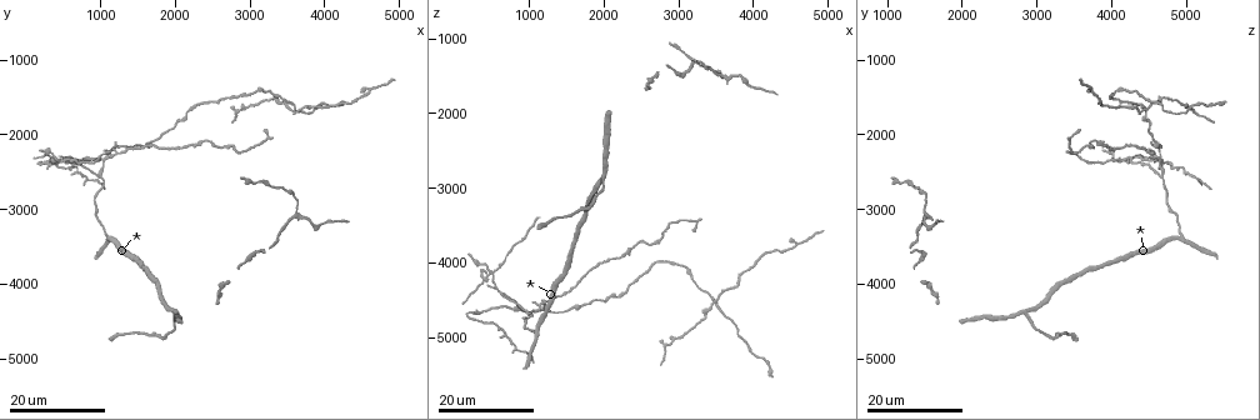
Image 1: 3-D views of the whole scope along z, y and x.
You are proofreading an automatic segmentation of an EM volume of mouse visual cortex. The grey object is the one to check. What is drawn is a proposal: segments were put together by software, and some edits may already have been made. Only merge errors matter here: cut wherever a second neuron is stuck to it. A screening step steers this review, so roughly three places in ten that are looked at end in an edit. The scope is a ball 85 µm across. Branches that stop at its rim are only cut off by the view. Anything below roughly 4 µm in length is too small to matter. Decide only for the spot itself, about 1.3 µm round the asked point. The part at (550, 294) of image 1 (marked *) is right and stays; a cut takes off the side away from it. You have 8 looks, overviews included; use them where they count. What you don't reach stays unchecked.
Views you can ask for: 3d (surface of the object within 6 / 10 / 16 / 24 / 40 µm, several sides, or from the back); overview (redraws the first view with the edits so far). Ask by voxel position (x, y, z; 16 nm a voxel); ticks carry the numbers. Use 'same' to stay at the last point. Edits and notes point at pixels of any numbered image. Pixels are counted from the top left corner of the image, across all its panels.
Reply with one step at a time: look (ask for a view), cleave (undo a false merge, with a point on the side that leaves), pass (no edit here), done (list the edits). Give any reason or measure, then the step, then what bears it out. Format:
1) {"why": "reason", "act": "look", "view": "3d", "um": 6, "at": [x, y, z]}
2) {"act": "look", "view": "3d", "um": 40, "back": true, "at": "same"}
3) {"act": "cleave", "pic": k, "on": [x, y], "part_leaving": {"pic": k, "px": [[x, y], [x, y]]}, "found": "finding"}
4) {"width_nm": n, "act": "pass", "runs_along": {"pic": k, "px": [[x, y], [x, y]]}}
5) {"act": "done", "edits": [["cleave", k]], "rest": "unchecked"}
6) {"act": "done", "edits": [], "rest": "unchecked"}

{"act": "look", "view": "3d", "um": 16, "at": [2000, 4400, 2850]}

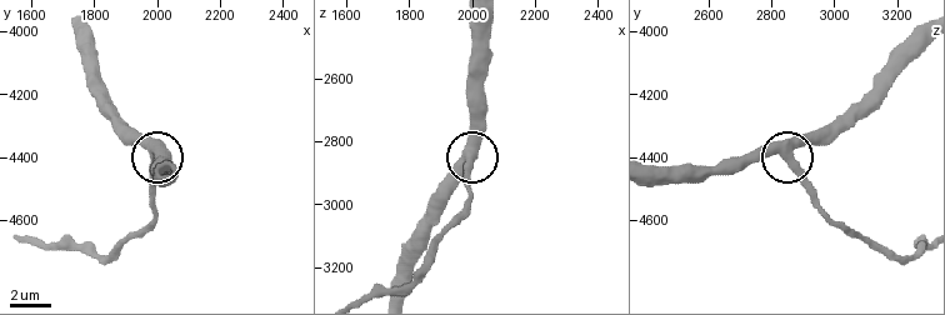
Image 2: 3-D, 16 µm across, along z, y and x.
{"act": "look", "view": "3d", "um": 10, "at": [2000, 4410, 2860]}

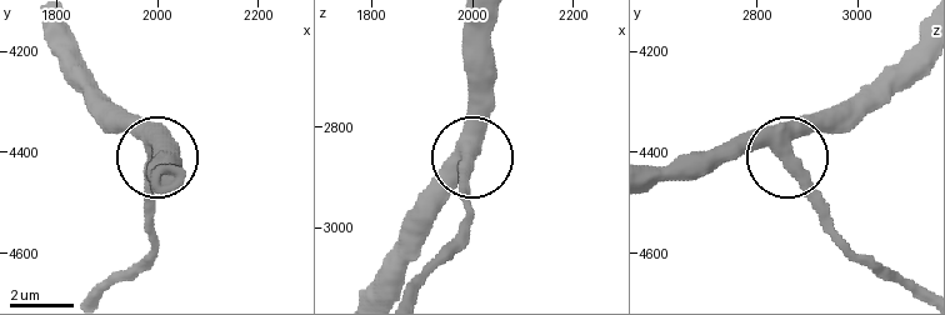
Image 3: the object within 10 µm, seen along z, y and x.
{"act": "look", "view": "3d", "um": 6, "at": [1995, 4410, 2855]}

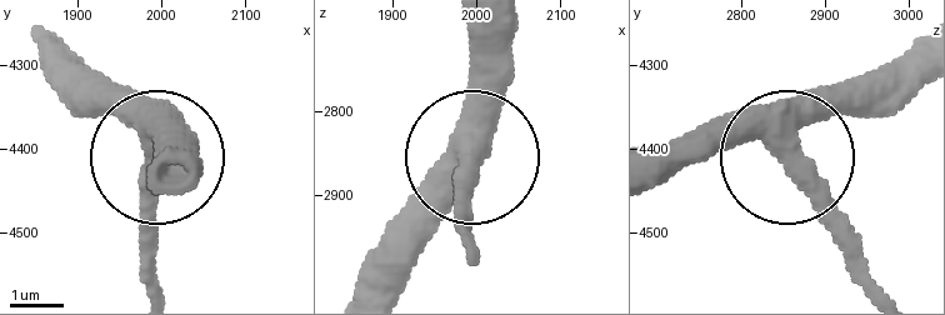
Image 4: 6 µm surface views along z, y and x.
{"side_arm_um": 23, "act": "pass", "runs_along": {"pic": 4, "px": [[918, 43], [850, 83], [783, 164], [886, 294]]}, "found": "one neuron here"}

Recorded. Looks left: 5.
{"why": "looks like a crossing", "act": "look", "view": "3d", "um": 24, "at": [550, 2350, 4150]}

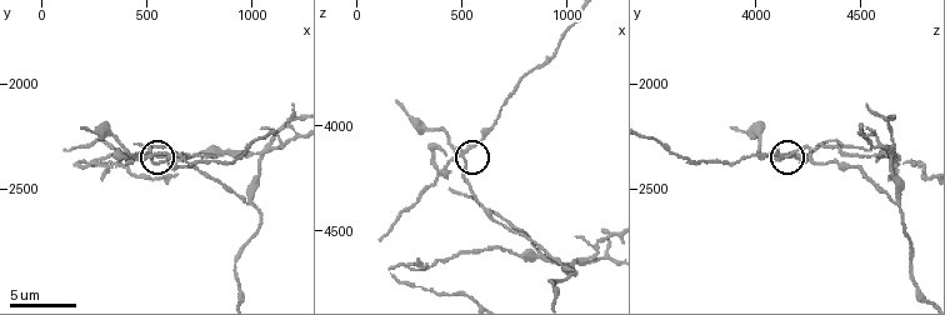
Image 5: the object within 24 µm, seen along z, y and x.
{"act": "look", "view": "3d", "um": 10, "at": [510, 2340, 4130]}

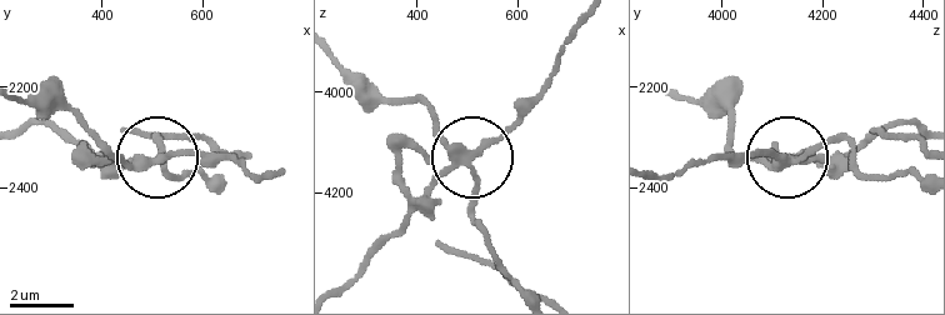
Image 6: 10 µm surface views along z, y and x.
{"arms": 4, "act": "cleave", "pic": 6, "on": [429, 191], "part_leaving": {"pic": 6, "px": [[470, 158], [531, 100], [580, 20]]}, "found": "a second neuron is stuck on"}

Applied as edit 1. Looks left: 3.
{"why": "sudden change in width", "act": "look", "view": "3d", "um": 16, "at": [3050, 1400, 4100]}

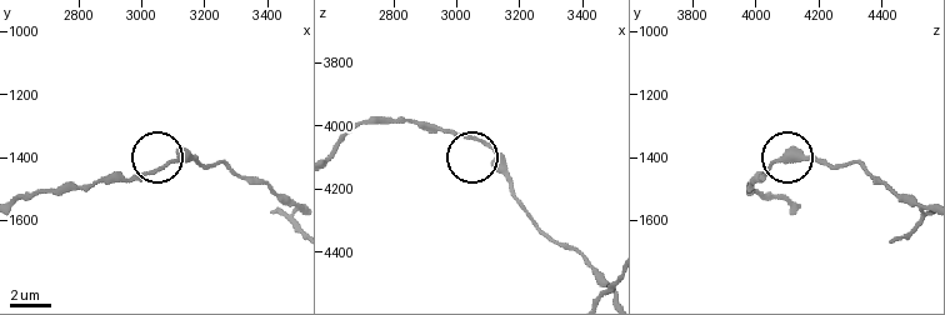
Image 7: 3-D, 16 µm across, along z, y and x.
{"why": "closer look", "act": "look", "view": "3d", "um": 10, "at": [3090, 1420, 4060]}

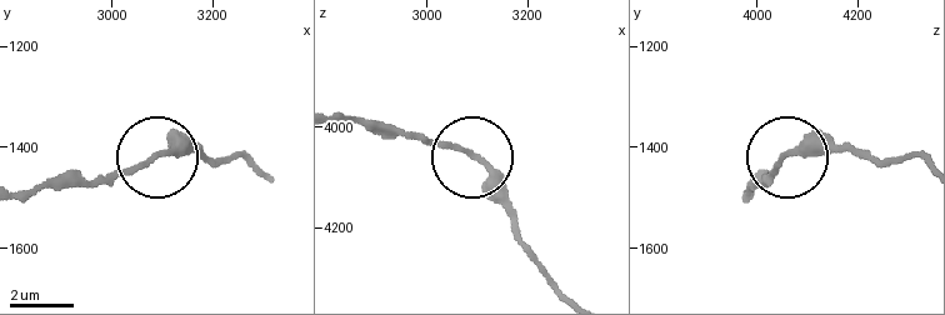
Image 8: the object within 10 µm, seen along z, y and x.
{"act": "look", "view": "3d", "um": 6, "at": [3100, 1420, 4055]}

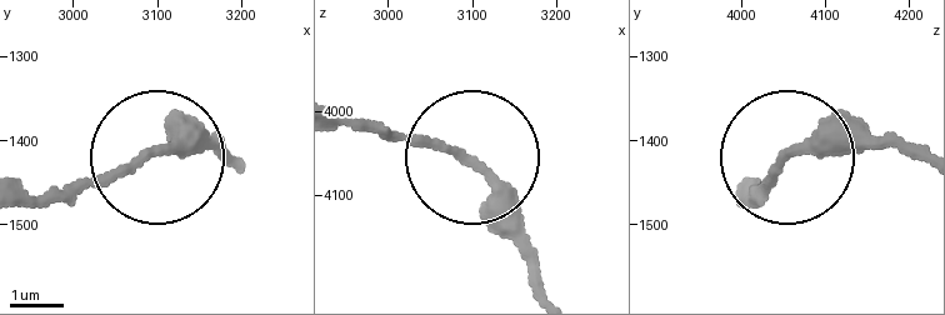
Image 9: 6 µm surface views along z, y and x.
{"act": "pass", "runs_along": {"pic": 9, "px": [[344, 116], [479, 166], [541, 283]]}, "found": "one neuron here"}

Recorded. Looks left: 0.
{"act": "done", "edits": [["cleave", 6]], "rest": "unchecked"}

